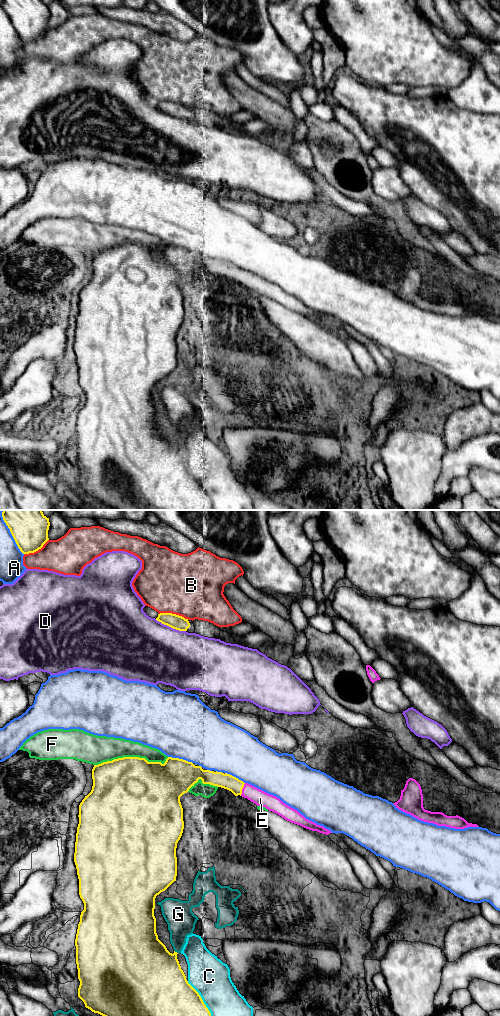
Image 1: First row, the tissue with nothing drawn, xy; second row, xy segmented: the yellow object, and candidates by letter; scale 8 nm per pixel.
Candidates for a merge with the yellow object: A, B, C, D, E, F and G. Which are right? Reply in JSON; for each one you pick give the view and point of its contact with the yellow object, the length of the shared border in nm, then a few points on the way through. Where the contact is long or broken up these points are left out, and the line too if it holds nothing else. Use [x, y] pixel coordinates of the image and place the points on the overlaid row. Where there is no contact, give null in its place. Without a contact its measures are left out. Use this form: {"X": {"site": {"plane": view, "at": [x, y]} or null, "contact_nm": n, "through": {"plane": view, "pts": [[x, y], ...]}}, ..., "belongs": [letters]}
{"E": {"site": {"plane": "xy", "at": [242, 788]}, "contact_nm": 110, "through": {"plane": "xy", "pts": [[219, 779], [242, 788], [260, 798]]}}, "belongs": ["E"]}

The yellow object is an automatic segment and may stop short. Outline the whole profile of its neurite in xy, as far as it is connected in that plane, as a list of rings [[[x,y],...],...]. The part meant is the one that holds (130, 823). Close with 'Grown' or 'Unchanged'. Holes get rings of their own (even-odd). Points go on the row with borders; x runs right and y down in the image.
[[[139,757],[118,758],[94,765],[92,769],[92,779],[92,790],[85,796],[79,805],[79,824],[77,827],[74,853],[74,862],[79,879],[79,895],[84,903],[84,910],[80,915],[80,922],[78,924],[75,939],[76,964],[78,969],[78,979],[80,981],[78,997],[84,1002],[86,1008],[102,1016],[211,1016],[210,1011],[204,1004],[199,993],[188,983],[177,959],[178,953],[175,951],[173,954],[170,953],[166,946],[158,939],[156,933],[156,918],[154,916],[155,898],[176,881],[177,876],[176,848],[184,829],[183,808],[180,802],[180,797],[184,793],[187,793],[189,789],[201,779],[203,784],[210,784],[227,789],[235,796],[240,795],[247,798],[257,806],[265,807],[269,811],[278,814],[291,823],[326,835],[332,832],[323,826],[317,825],[306,819],[297,810],[286,805],[276,796],[270,795],[248,783],[244,783],[230,774],[203,770],[201,766],[195,766],[192,762],[179,758],[168,757],[164,764],[161,762],[148,762],[145,758]]]. Grown

